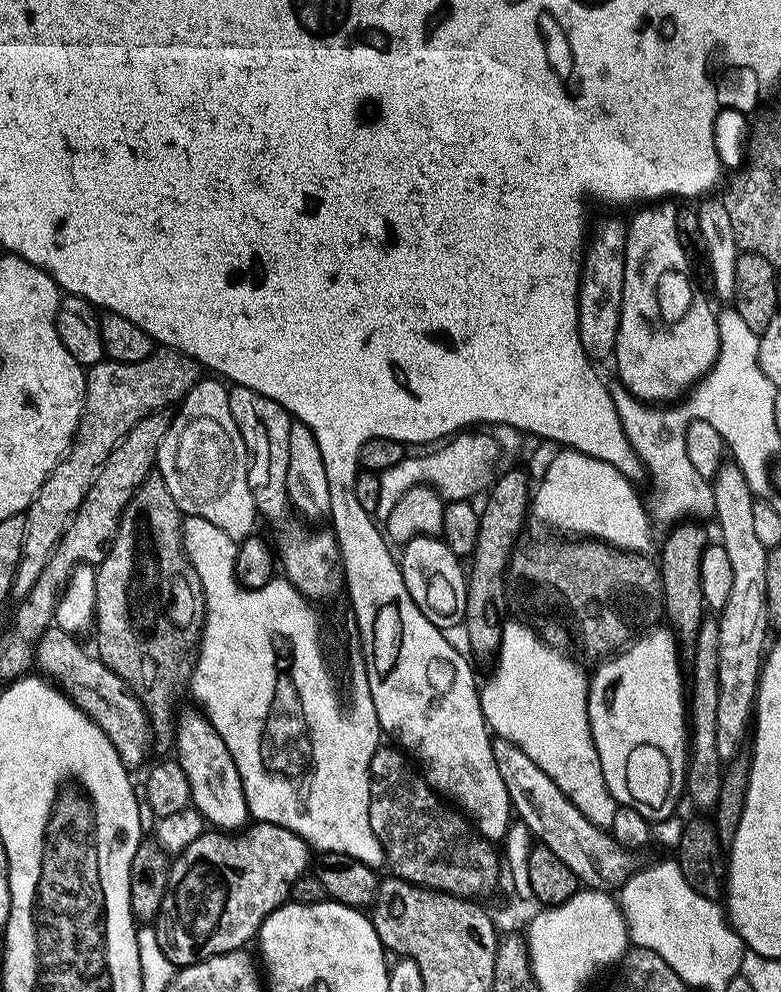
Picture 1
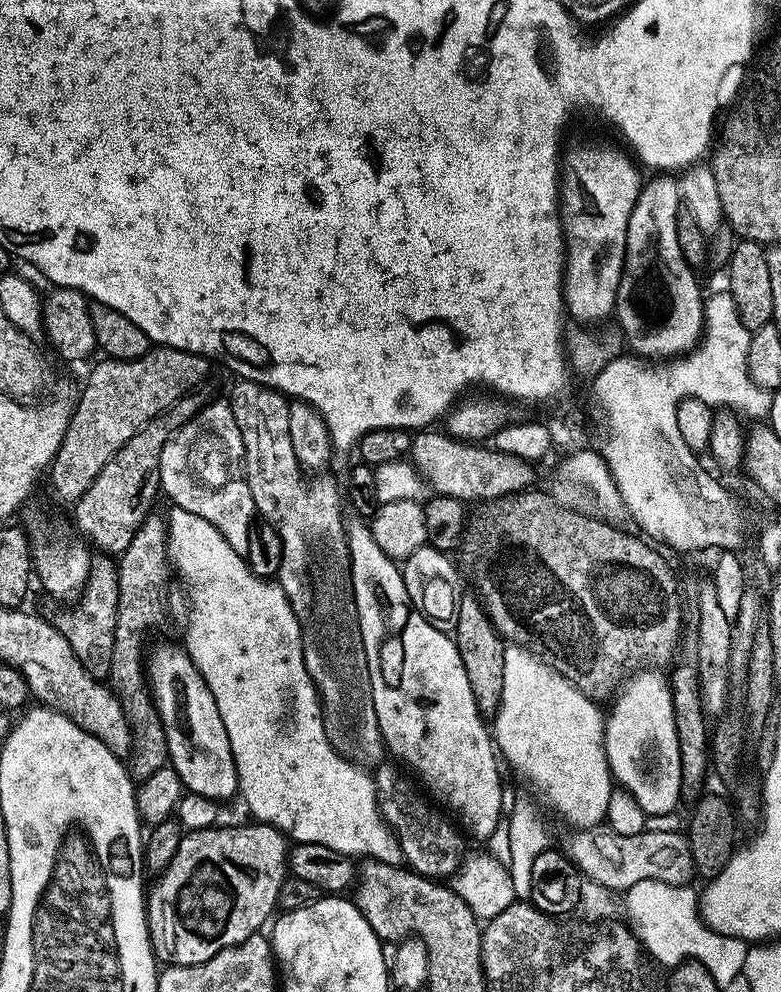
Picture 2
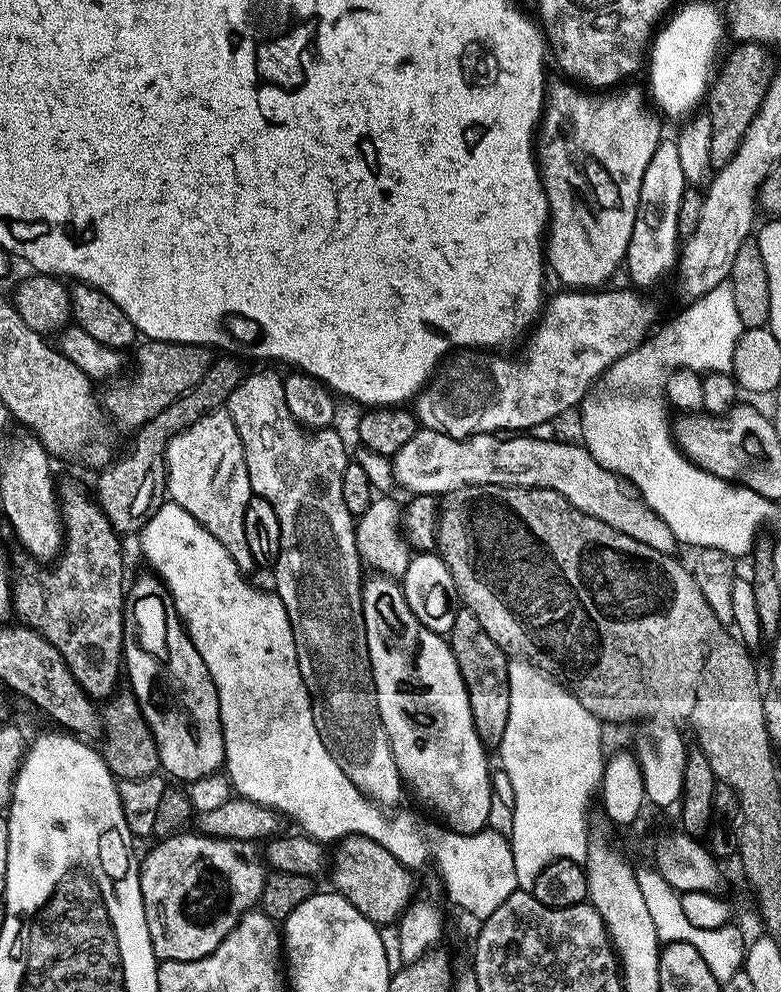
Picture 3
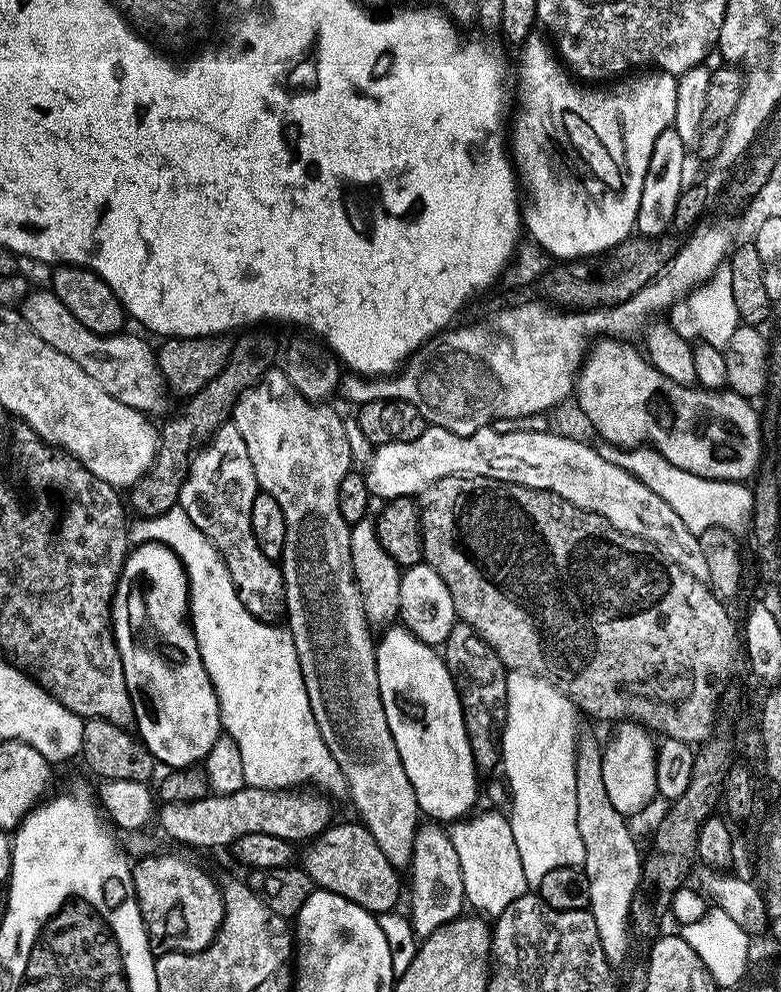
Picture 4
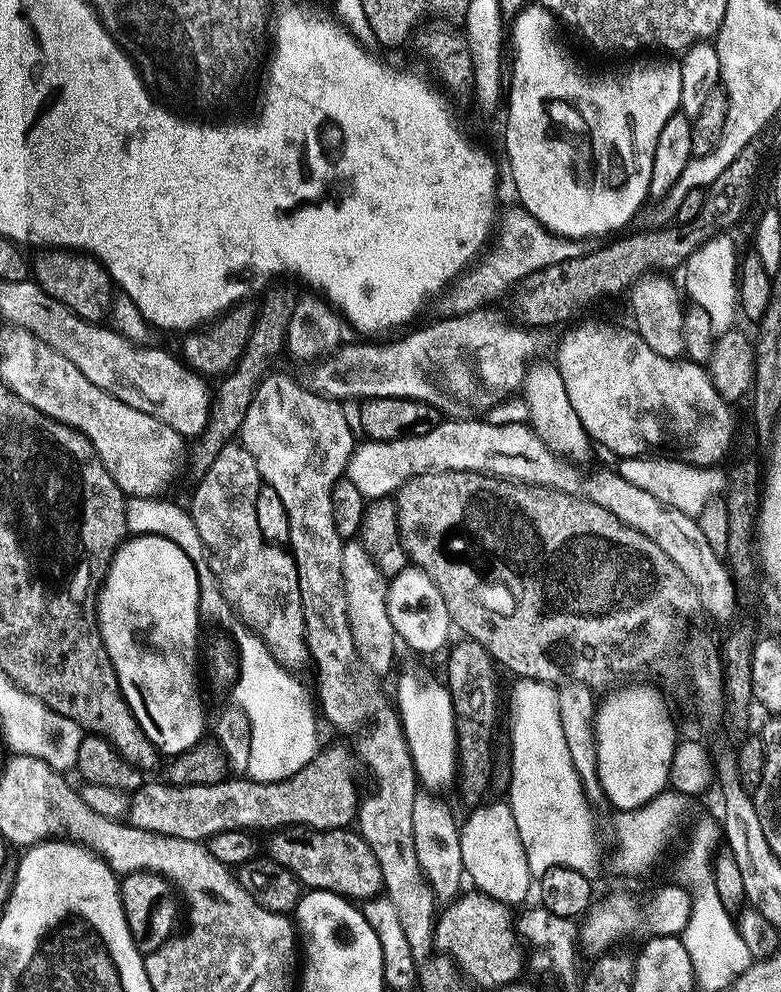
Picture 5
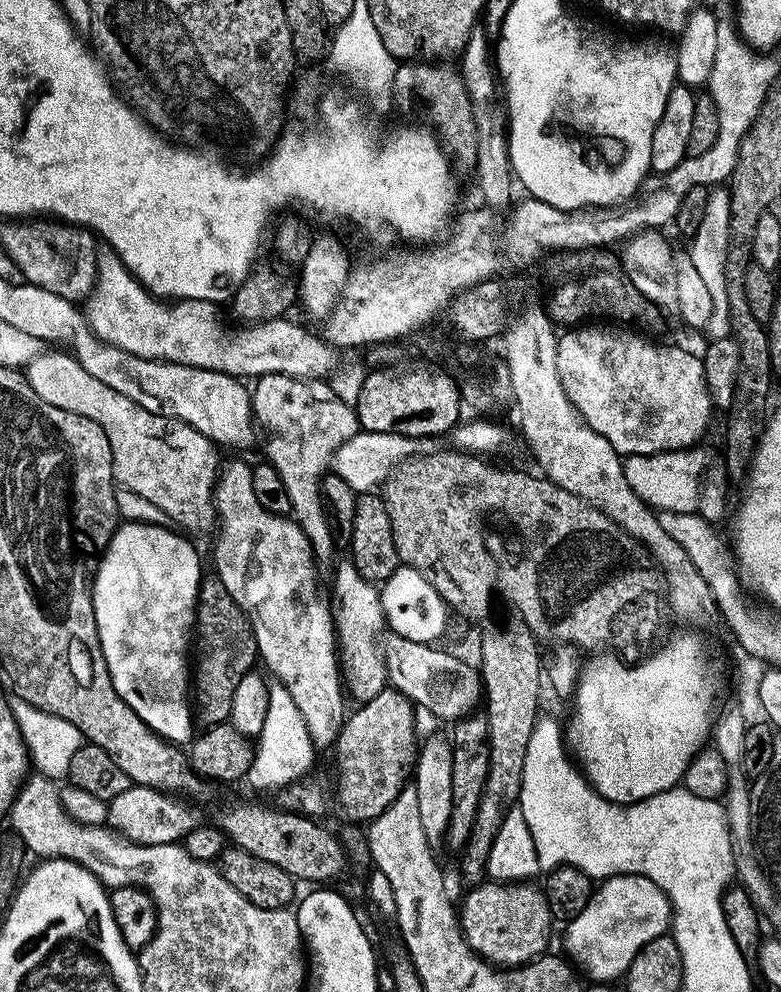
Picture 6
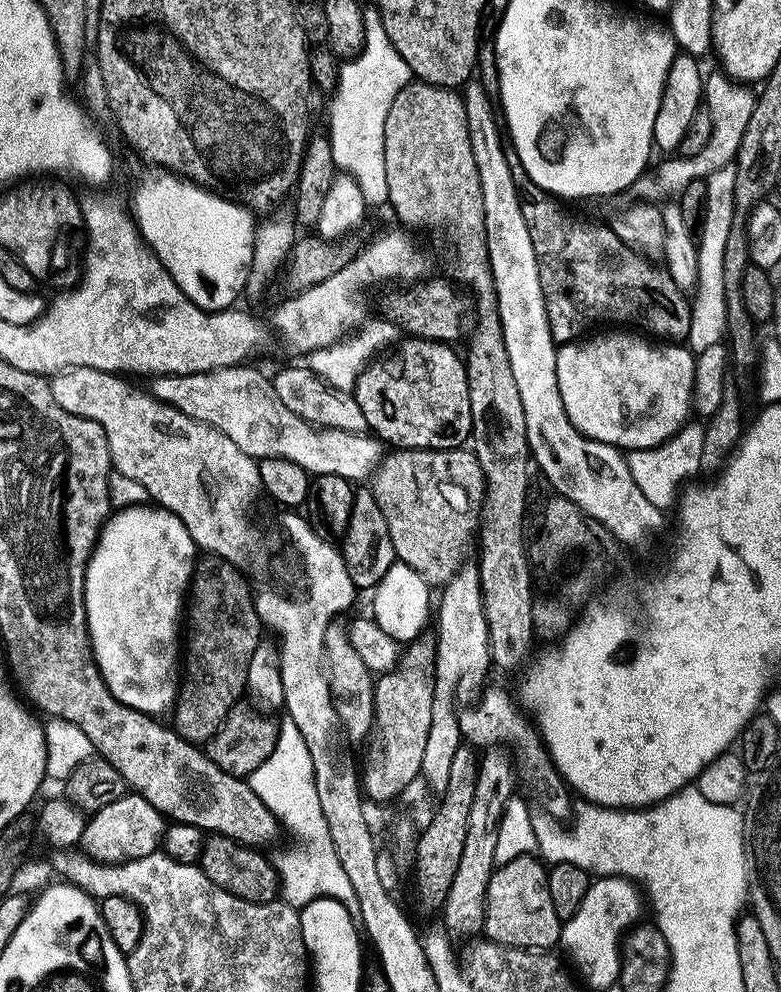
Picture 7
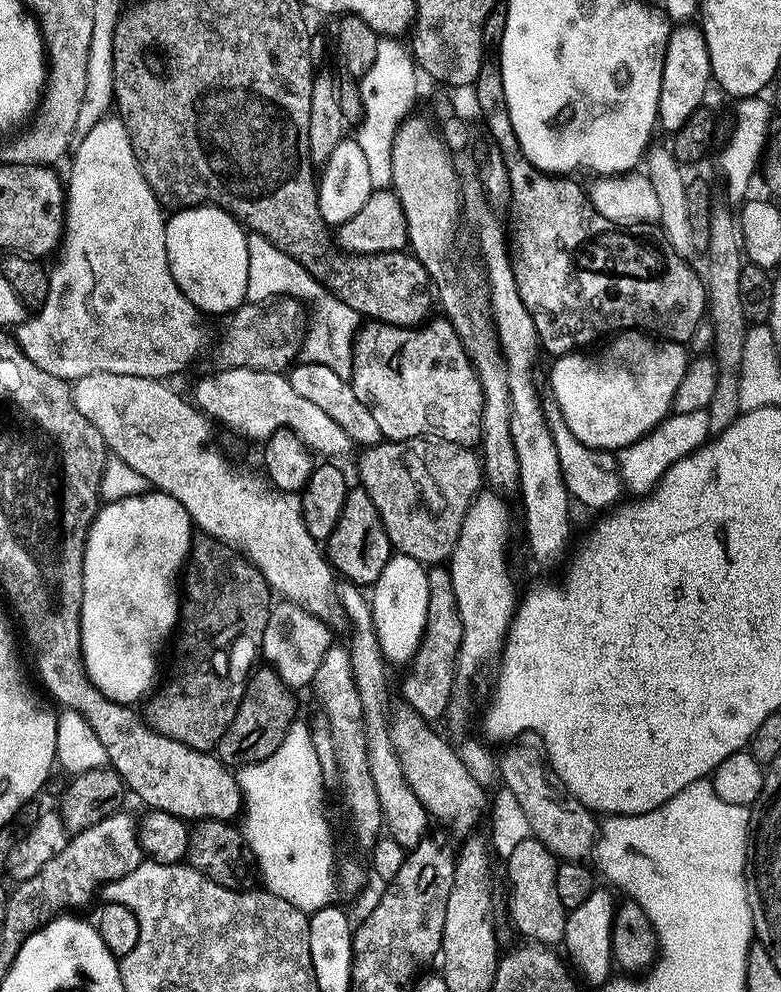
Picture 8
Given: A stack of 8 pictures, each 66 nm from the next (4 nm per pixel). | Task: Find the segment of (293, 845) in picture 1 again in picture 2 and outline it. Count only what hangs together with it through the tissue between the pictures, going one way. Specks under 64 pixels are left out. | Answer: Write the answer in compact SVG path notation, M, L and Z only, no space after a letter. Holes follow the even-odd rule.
M259 822L251 823L245 828L215 826L202 829L200 832L189 831L178 846L178 854L174 854L168 868L159 873L157 880L160 881L153 886L152 890L150 888L146 909L152 950L161 965L197 968L210 962L220 953L216 944L210 944L210 948L206 948L206 944L198 942L196 938L190 938L190 936L186 938L186 934L182 934L182 930L178 928L178 922L174 920L174 914L172 914L174 896L178 894L180 886L188 880L192 870L198 866L198 862L204 858L216 856L220 852L230 852L230 862L238 862L238 866L246 866L248 890L254 890L254 931L259 933L273 919L272 911L274 913L277 911L280 903L280 891L284 881L290 876L290 844L284 833L278 829Z

